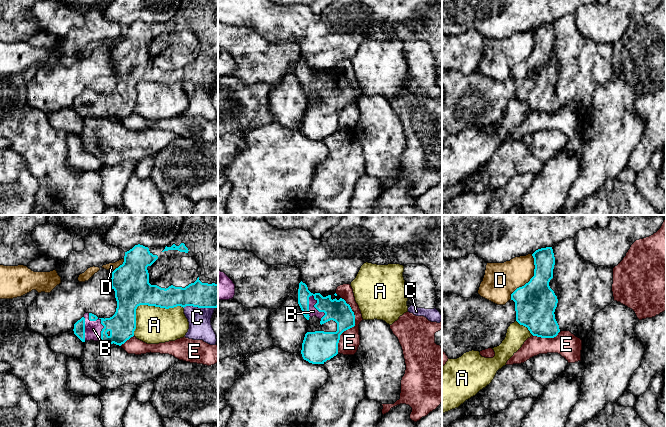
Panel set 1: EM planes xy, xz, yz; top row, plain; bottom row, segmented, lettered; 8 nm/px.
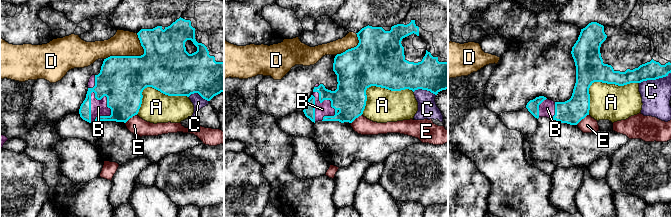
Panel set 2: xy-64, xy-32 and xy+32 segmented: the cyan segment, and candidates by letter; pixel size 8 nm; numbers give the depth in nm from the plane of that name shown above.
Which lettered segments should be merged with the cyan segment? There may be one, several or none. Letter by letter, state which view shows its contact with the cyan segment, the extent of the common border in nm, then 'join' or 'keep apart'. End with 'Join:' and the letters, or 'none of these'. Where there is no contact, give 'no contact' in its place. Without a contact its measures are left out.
A: meets cyan in xy; contact 460 nm long; keep apart
B: meets cyan in xz; contact 220 nm long; join
C: meets cyan in xy; contact 260 nm long; keep apart
D: meets cyan in yz; contact 400 nm long; keep apart
E: meets cyan in xz; contact 440 nm long; keep apart
Join: B

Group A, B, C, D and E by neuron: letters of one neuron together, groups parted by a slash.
A / B / C / D / E

